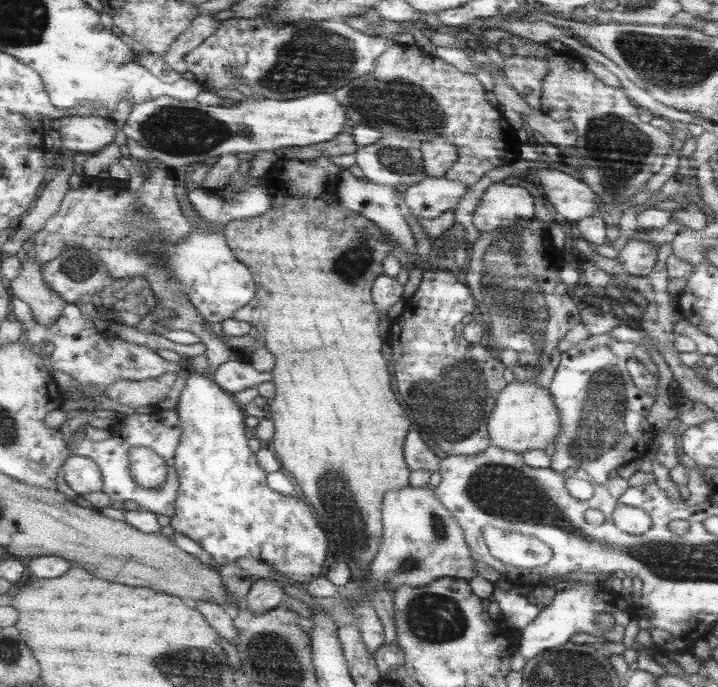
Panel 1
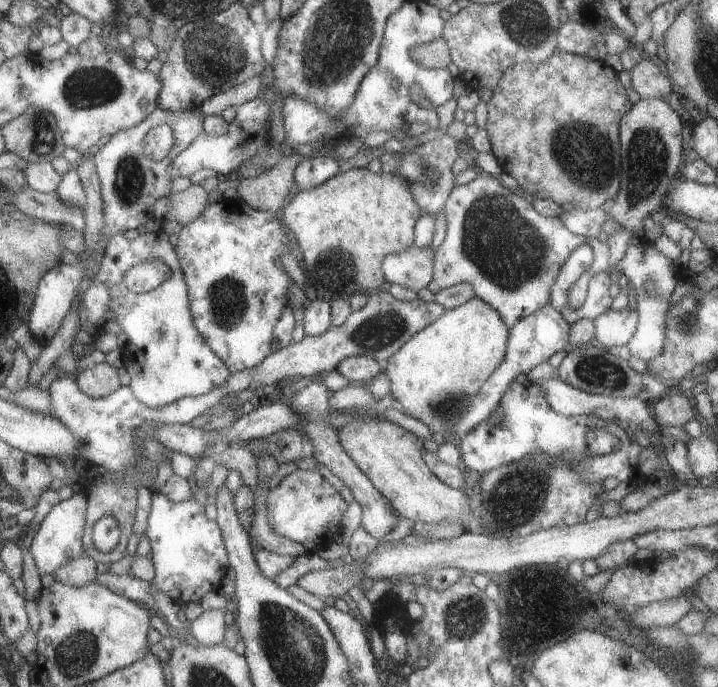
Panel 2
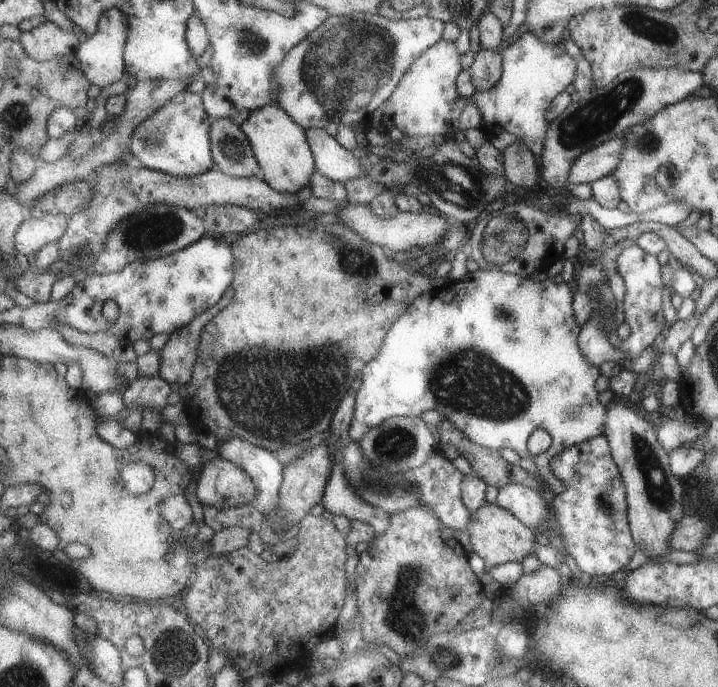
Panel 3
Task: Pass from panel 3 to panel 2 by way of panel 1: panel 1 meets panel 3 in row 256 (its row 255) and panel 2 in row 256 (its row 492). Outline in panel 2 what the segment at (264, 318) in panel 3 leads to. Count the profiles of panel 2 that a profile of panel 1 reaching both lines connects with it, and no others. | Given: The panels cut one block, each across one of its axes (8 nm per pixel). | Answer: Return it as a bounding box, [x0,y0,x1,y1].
[281,168,423,300]

